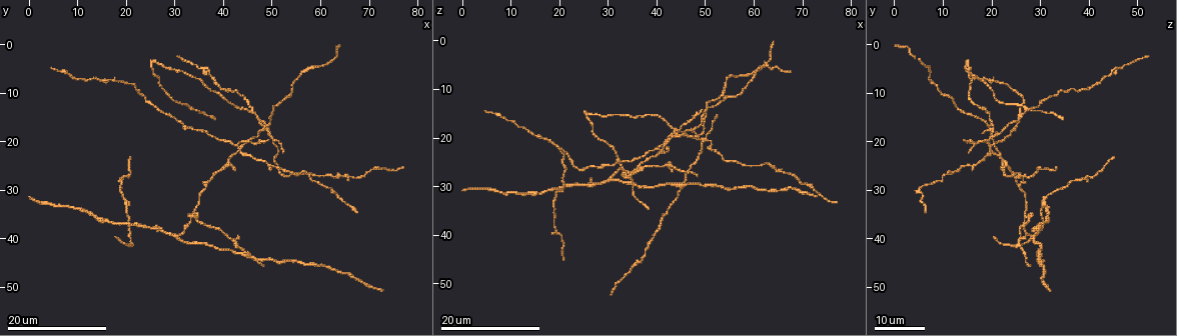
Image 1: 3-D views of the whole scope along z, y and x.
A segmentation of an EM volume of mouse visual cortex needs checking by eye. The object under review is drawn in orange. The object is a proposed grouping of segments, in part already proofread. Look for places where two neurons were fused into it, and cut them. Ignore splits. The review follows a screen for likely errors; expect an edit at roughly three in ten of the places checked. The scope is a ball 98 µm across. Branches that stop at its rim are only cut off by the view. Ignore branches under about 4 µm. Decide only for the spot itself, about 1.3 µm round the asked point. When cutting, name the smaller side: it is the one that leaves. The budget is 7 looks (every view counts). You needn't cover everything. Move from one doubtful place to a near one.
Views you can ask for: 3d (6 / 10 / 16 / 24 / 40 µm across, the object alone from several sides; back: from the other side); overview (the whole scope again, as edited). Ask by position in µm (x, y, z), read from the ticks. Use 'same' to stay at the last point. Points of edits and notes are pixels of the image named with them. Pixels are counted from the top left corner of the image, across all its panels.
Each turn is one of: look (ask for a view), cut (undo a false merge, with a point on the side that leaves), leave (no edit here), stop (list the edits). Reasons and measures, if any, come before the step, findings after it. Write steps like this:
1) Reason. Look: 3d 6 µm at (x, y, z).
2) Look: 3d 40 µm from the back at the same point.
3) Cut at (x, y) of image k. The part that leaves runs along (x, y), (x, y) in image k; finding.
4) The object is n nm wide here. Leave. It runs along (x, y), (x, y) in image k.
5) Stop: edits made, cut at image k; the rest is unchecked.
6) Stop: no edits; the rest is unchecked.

Three arms meet. Look: 3d 24 µm at (31.0, 40.0, 29.0).

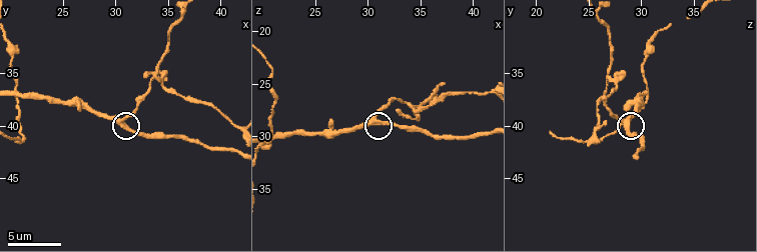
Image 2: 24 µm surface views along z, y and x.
Look: 3d 6 µm at (30.6, 39.8, 28.8).

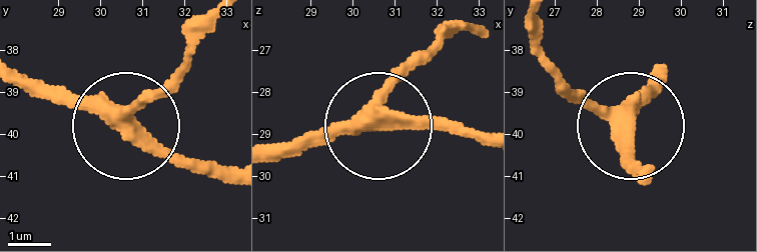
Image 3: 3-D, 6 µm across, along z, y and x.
3 arms meet here. Leave. It runs along (473, 29), (437, 39), (380, 122), (275, 151) in image 3; one neuron here.

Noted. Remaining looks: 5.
Looks like a crossing. Look: 3d 10 µm at (20.4, 36.8, 30.4).

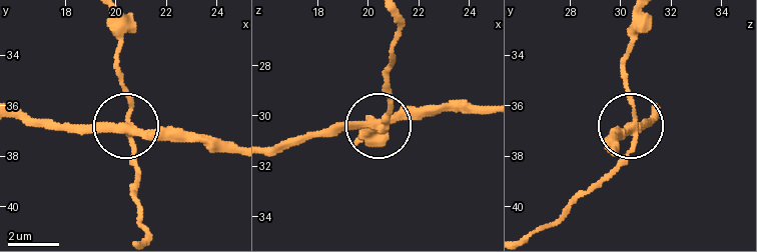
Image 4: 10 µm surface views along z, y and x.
The object is 270 nm wide here. Cut at (132, 164) of image 4. The part that leaves runs along (128, 128), (117, 21) in image 4; a second neuron is stuck on.

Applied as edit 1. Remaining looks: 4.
Branch point. Look: 3d 10 µm at (33.8, 35.4, 26.8).

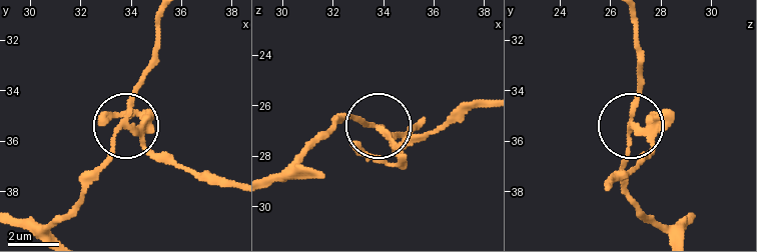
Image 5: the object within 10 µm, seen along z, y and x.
The object is 200 nm wide here. Cut at (386, 165) of image 5. The part that leaves runs along (380, 133), (391, 141), (417, 137), (488, 105) in image 5; two neurons meet here.

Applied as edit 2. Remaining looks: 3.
Stop: edits made, cut at image 4, cut at image 5; the rest is unchecked.

